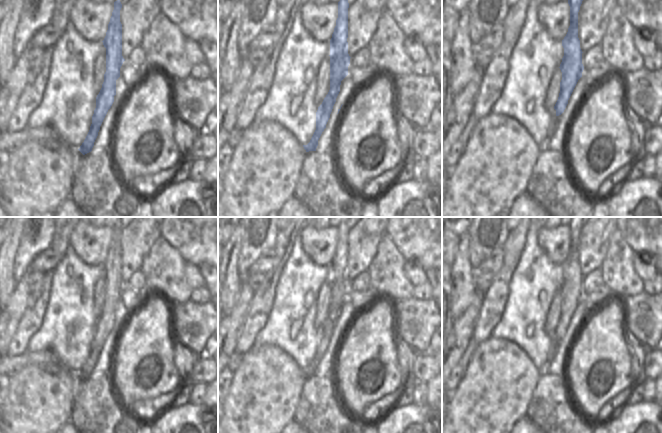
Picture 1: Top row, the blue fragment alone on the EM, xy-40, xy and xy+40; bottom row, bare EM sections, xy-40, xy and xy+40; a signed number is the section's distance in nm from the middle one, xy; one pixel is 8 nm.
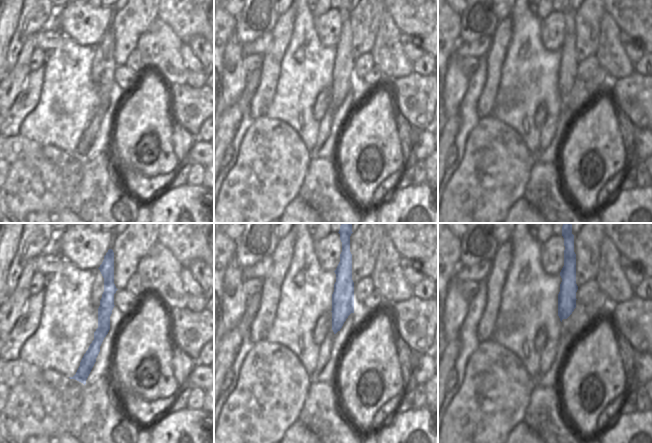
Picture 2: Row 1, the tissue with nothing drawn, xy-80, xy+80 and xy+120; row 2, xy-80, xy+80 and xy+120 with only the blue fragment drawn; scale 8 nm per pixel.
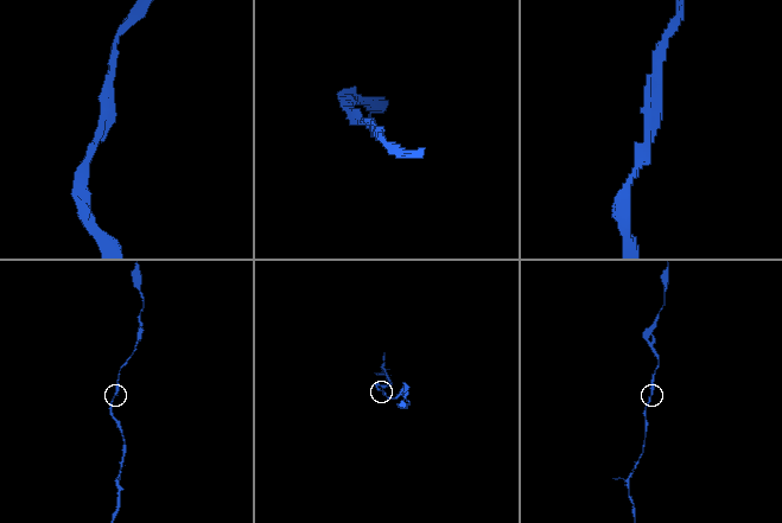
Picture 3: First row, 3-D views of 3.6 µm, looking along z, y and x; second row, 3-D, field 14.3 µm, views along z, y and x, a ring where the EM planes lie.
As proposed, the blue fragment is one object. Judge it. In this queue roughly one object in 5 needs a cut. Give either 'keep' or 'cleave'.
keep

